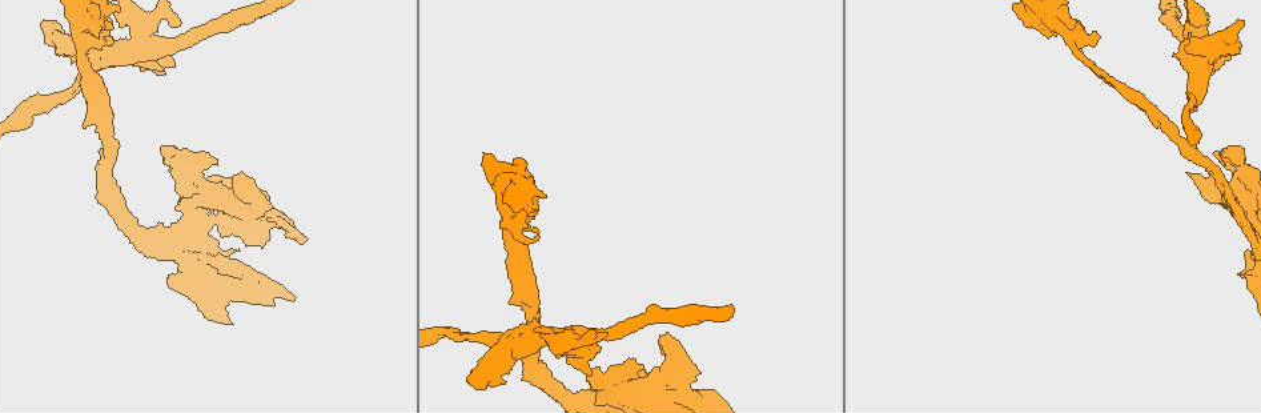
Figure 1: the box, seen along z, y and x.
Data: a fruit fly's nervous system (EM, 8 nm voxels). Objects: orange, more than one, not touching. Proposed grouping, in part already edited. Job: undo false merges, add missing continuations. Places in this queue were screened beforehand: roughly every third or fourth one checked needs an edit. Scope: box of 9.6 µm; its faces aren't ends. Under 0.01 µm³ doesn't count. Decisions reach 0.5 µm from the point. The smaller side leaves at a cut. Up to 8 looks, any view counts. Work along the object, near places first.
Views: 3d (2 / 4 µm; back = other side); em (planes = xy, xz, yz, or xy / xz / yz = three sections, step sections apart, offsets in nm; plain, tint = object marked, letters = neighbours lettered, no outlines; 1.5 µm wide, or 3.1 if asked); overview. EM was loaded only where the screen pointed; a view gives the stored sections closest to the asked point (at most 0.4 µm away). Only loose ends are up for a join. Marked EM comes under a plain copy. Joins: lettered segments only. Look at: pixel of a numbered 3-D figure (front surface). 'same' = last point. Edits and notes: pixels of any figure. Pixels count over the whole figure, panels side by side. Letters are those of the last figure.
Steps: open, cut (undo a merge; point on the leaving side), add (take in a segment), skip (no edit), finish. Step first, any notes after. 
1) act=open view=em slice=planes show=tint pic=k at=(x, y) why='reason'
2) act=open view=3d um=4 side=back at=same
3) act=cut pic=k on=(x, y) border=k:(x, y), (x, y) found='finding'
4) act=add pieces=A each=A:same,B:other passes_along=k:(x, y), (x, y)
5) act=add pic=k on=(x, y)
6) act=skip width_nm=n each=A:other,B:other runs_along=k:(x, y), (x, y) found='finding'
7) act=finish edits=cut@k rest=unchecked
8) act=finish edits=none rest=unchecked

act=open view=em slice=yz step=4 show=letters pic=1 at=(538, 238)

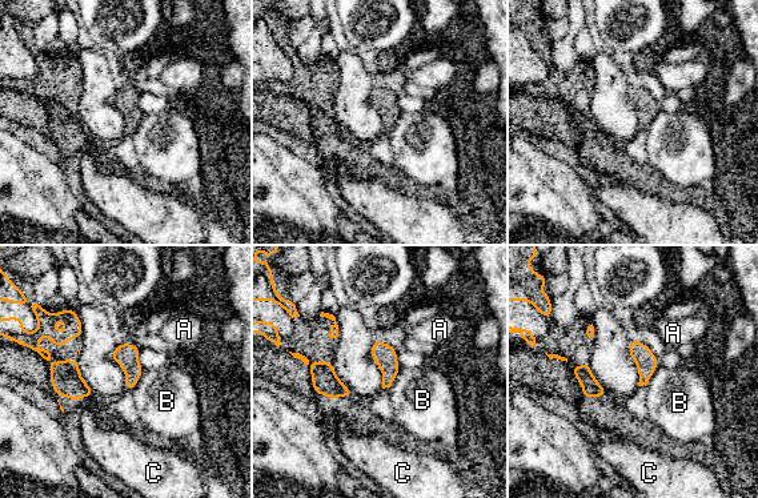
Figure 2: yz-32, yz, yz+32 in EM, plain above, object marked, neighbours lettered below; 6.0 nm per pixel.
act=open view=em slice=planes show=letters at=same why='cut it another way'

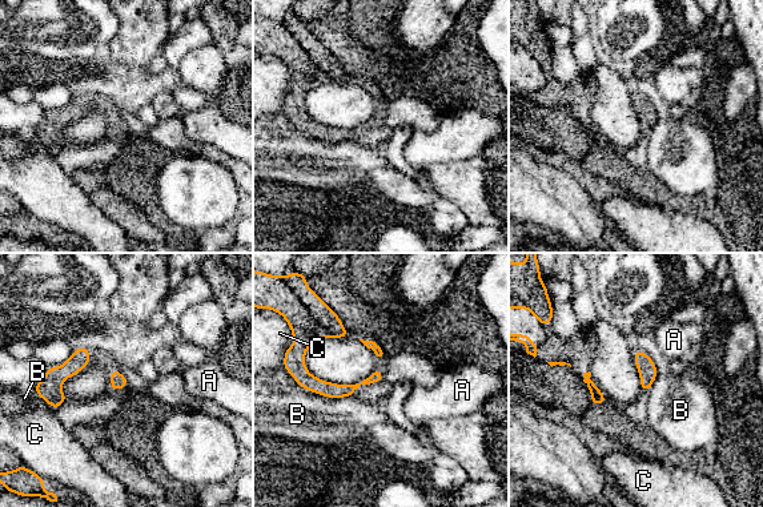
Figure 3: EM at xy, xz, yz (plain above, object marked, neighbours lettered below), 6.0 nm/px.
act=skip each=A:other,B:other,C:other found='no lettered segment goes on from it'

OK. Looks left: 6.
act=open view=em slice=planes show=tint pic=1 at=(1143, 105) why='a fork'

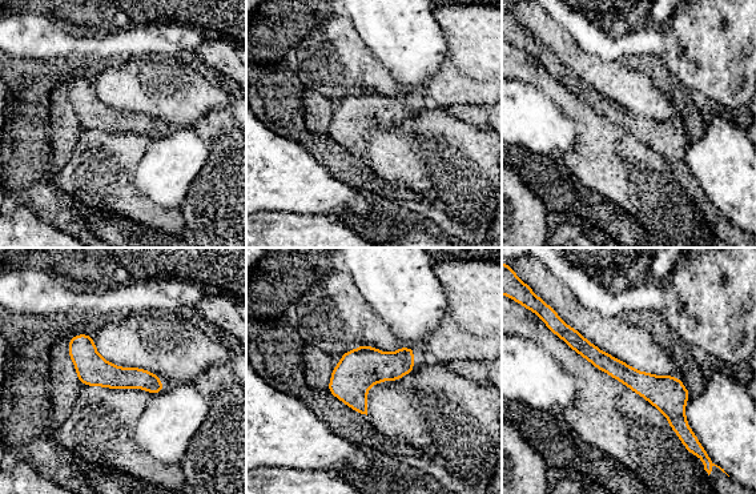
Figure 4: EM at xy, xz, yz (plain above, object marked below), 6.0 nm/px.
act=open view=em slice=planes show=letters at=same why='see the neighbours'

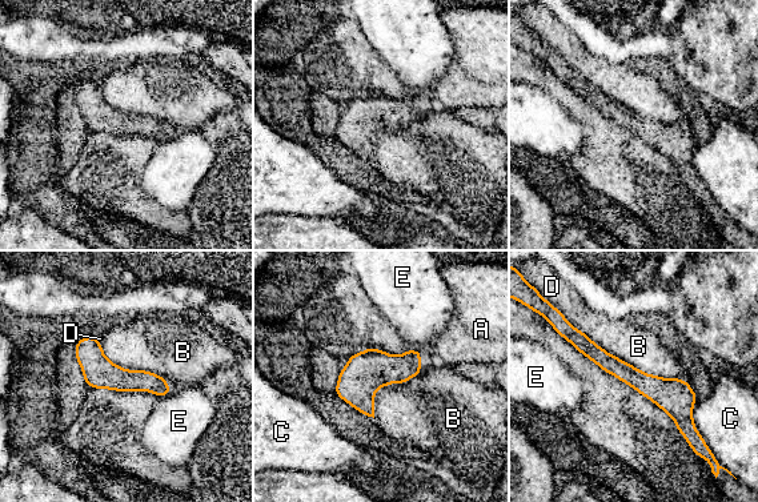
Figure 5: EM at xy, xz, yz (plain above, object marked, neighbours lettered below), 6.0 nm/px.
act=skip width_nm=160 longest_contact=B:400nm each=A:other,B:other,C:other,D:other,E:other found='continuous, no second neuron'

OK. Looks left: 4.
act=open view=3d um=4 pic=1 at=(151, 49) why='two arms at a narrow angle'

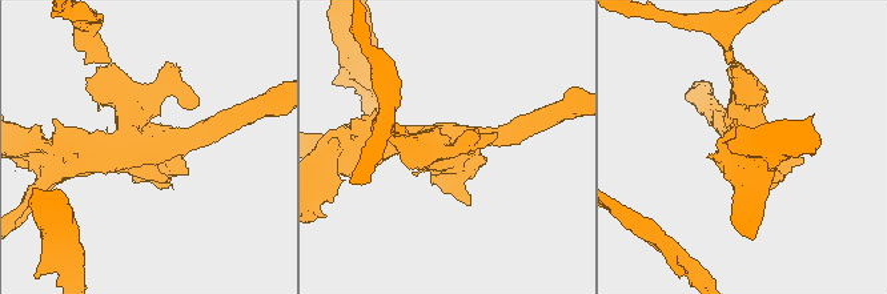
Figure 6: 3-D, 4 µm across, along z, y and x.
act=open view=em slice=xz step=4 show=tint pic=6 at=(153, 147)

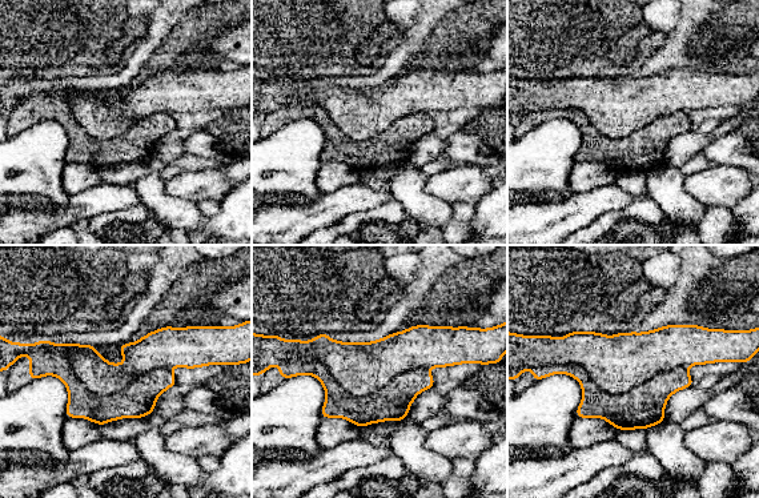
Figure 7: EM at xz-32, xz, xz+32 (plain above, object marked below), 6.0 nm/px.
act=open view=em slice=xy step=8 show=letters at=same why='another direction'

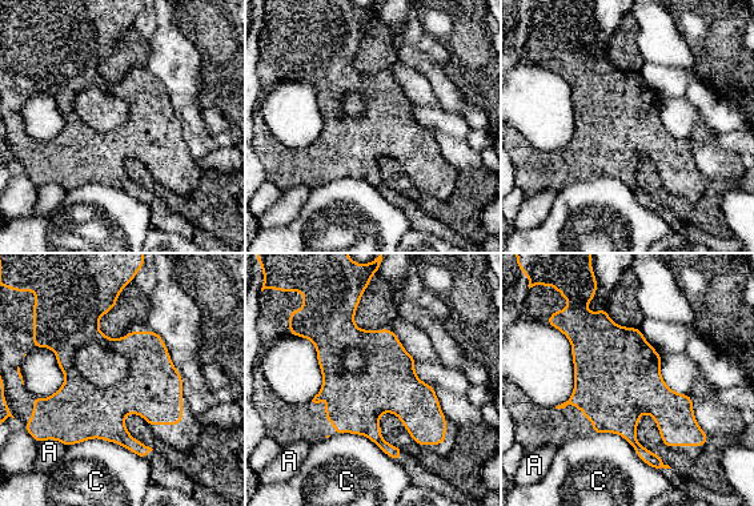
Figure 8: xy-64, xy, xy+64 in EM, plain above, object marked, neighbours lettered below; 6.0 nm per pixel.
act=cut pic=8 on=(75, 321) width_nm=500 each=A:other,C:other border=8:(75, 352), (107, 346), (128, 374) found='a second neuron is stuck on'

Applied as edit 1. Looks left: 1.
act=finish edits=cut@8 rest=unchecked

